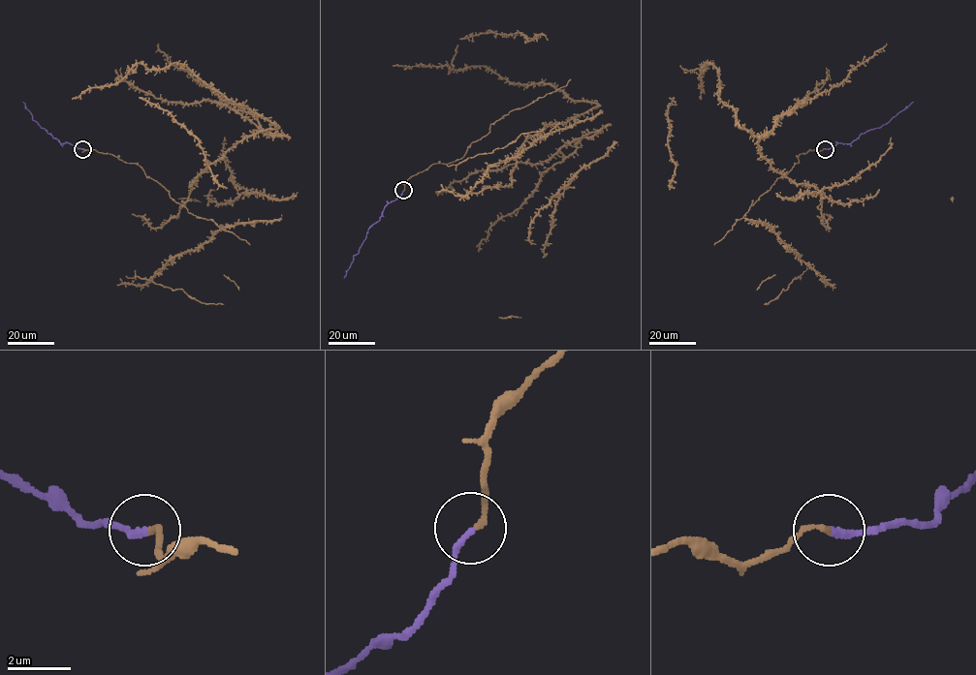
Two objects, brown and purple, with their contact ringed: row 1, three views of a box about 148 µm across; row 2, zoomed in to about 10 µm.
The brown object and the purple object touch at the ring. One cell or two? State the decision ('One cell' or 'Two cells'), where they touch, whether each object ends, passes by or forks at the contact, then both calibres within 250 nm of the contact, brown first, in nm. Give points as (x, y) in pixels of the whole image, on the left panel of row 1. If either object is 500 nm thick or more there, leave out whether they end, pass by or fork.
One cell. Place: (82, 149). At the ring brown ends. At the ring purple ends. Thickness 160 nm (brown) against 200 nm

